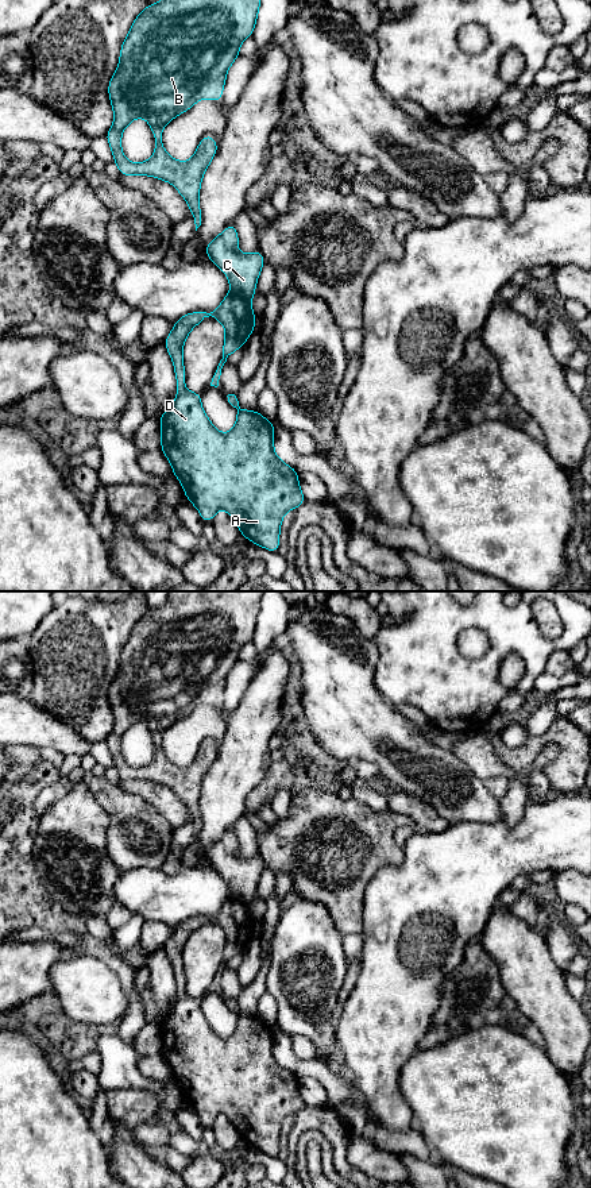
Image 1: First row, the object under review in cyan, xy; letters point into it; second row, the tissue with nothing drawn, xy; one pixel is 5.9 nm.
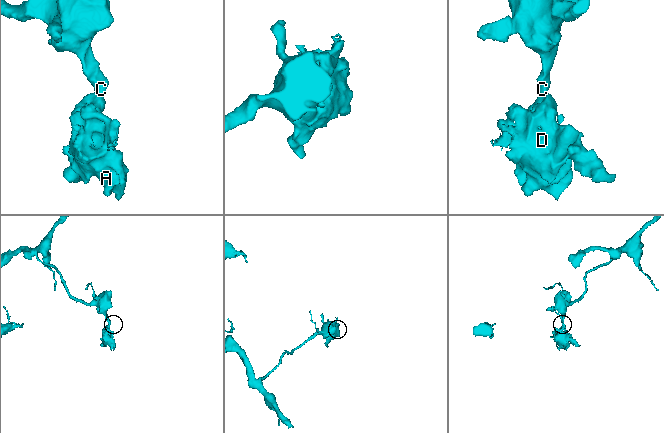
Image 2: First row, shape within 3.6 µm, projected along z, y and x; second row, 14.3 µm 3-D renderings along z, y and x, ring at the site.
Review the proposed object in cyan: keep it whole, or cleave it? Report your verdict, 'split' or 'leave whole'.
split

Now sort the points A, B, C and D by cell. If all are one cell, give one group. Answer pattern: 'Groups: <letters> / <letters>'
Groups: A D / B C

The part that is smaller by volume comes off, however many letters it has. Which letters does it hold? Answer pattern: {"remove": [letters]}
{"remove": ["A", "D"]}

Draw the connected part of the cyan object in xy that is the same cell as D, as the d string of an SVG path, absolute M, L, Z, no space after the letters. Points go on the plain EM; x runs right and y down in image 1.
M232 896L210 918L192 917L174 927L173 936L165 944L165 950L174 968L178 999L173 1010L159 1021L161 1054L184 1091L186 1103L198 1114L204 1127L212 1127L216 1116L225 1114L246 1143L271 1157L278 1157L281 1126L285 1118L306 1106L298 1089L298 1077L274 1058L274 1029L256 1015L243 1015L236 1000L228 999L228 1007L237 1014L237 1023L229 1038L220 1038L202 1015L201 999L188 996L185 991L184 948L188 938L209 921L217 923L225 933L223 964L210 987L215 992L219 991L227 963L242 953L255 934L251 906Z

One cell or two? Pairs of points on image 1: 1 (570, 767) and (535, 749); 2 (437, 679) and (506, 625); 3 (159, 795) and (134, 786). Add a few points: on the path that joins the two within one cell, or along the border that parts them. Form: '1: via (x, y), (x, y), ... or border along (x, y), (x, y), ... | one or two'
1: via (570, 755), (557, 740), (547, 740) | one
2: via (459, 679), (470, 679), (501, 647) | one
3: via (153, 793), (141, 787) | one

